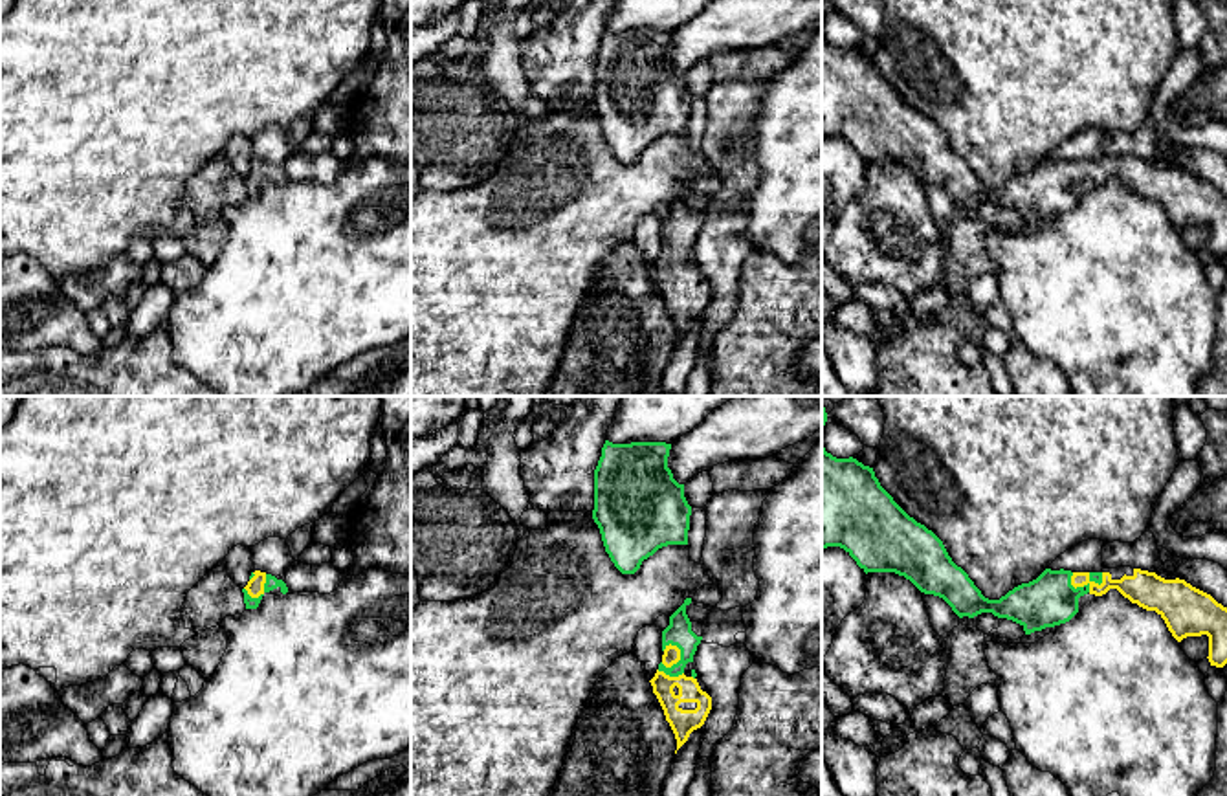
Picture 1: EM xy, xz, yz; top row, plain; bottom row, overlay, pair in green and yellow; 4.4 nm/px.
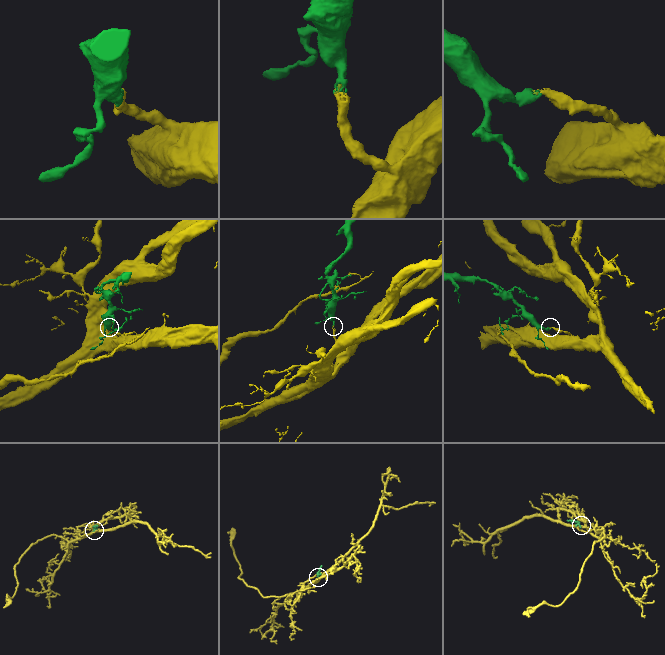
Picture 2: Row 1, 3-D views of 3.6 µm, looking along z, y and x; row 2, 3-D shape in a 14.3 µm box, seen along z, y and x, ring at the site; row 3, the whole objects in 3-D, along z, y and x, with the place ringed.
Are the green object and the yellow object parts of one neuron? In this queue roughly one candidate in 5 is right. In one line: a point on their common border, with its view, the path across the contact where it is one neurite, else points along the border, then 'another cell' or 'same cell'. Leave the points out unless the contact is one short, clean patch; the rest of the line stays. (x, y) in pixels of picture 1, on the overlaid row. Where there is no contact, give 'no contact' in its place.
meets green in yz at (1090, 580); runs through yz (1050, 600), (1061, 589), (1090, 580), (1145, 589); same cell

